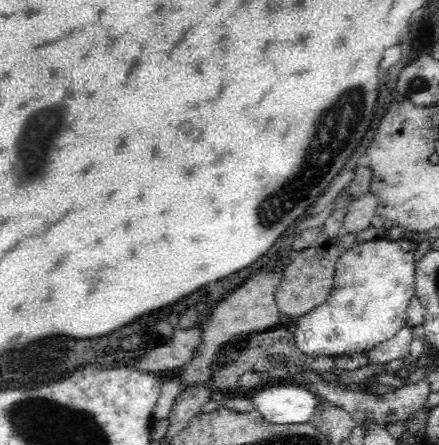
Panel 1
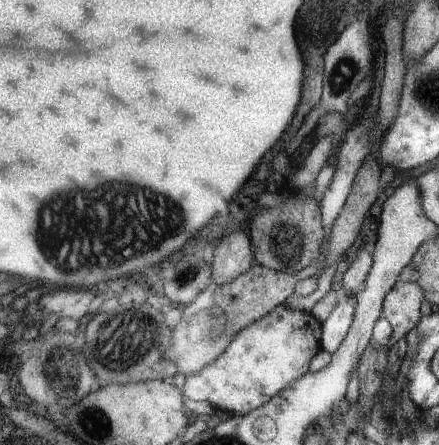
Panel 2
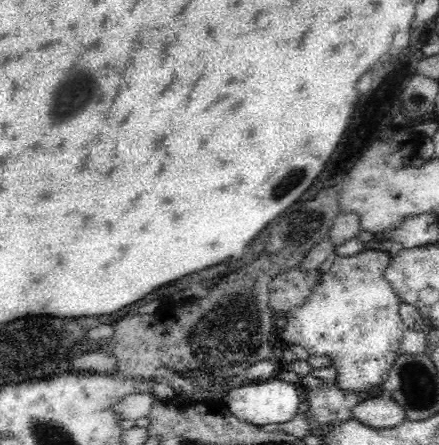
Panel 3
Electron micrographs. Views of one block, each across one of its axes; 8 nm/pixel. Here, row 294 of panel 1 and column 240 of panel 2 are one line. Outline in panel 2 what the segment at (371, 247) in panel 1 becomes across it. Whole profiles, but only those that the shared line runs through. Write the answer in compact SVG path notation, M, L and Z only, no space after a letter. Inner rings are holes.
M279 304L263 318L241 328L211 364L185 376L181 392L185 392L187 400L209 402L215 410L231 416L247 416L309 372L313 356L321 350L319 340L321 322L315 320L313 314L291 312Z

